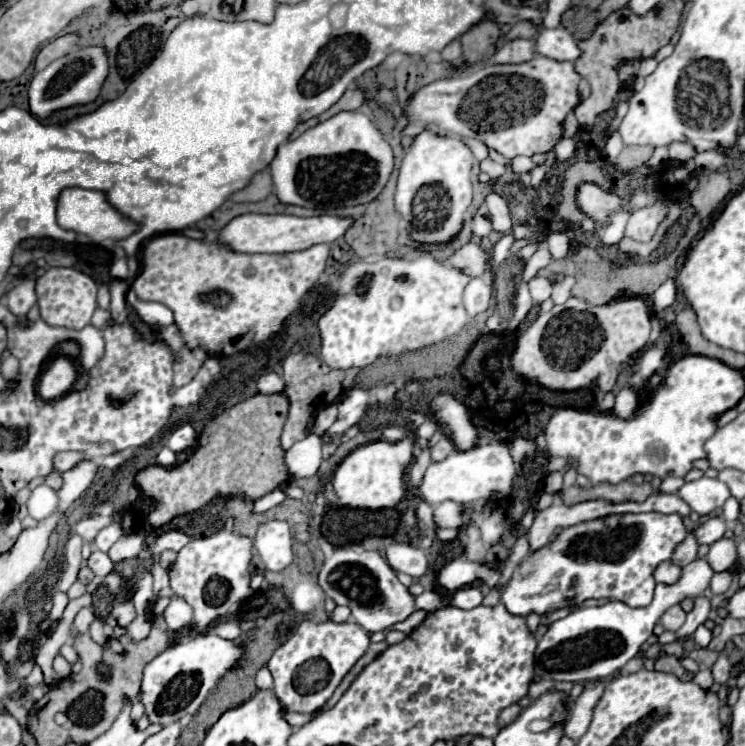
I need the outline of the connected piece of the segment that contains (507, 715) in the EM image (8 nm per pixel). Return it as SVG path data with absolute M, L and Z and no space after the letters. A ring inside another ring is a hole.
M513 704L513 706L507 706L501 714L499 714L499 726L503 728L503 726L507 726L507 724L511 724L517 716L519 716L519 712L521 712L523 708L519 706L519 704Z

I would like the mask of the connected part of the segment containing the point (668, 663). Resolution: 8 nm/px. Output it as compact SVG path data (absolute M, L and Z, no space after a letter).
M663 656L655 662L655 670L659 672L671 672L673 676L677 676L679 680L693 680L693 674L689 674L675 656Z

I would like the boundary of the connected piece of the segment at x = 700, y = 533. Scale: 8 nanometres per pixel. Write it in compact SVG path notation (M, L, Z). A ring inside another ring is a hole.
M709 518L705 524L701 524L697 528L695 536L697 536L699 544L713 544L713 542L717 542L717 540L723 538L725 530L727 530L725 520L721 520L721 518Z

